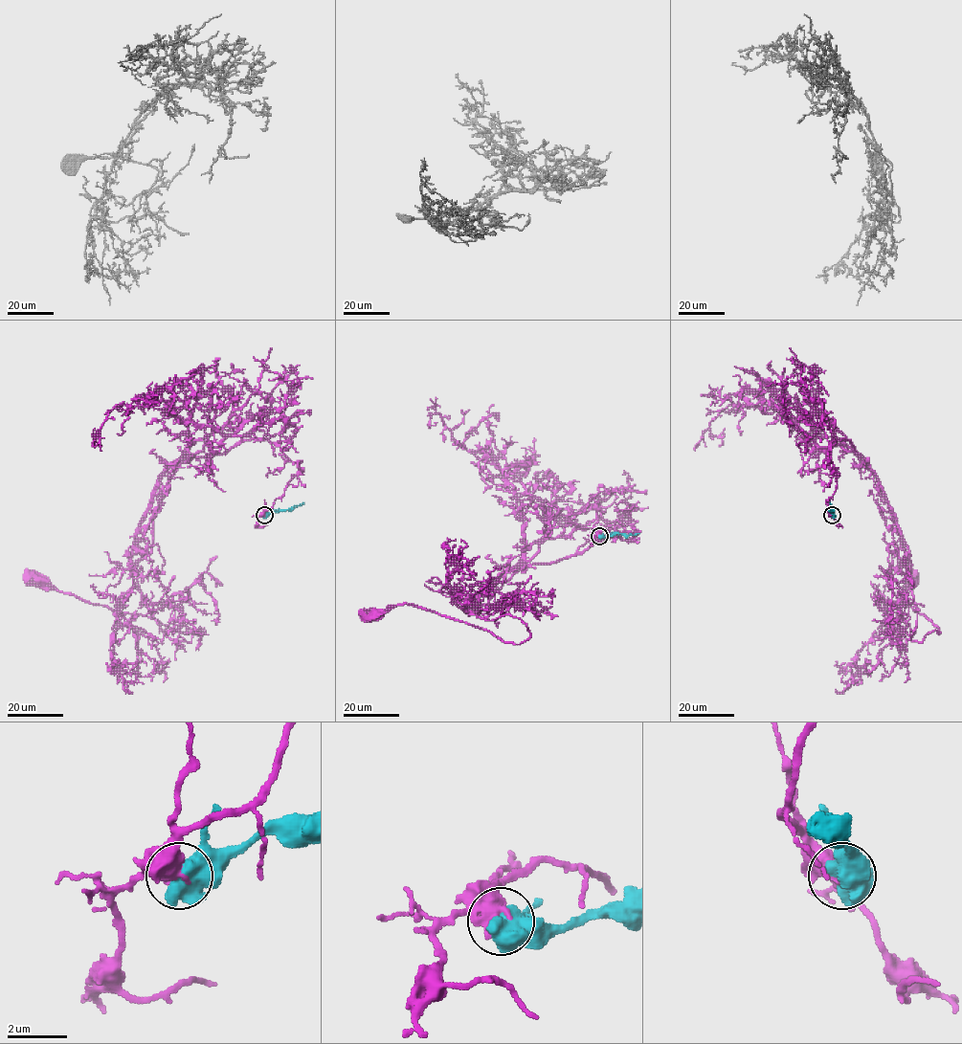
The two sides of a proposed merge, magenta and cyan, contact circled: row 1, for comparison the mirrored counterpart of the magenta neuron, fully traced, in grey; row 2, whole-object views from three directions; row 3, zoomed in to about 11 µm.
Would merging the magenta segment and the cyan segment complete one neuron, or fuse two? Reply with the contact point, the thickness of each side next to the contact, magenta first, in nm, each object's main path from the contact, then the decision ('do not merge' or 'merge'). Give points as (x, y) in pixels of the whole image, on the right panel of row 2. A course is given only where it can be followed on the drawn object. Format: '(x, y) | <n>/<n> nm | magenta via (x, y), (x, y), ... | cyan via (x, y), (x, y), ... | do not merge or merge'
(832, 515) | 700/1000 nm | magenta via (832, 516), (828, 449), (849, 440), (901, 536), (911, 640), (921, 642), (940, 632), (901, 596), (912, 578) | cyan via (832, 516), (829, 502) | do not merge

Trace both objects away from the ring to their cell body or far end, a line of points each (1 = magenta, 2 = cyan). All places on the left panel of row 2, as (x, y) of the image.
1: (263, 516), (300, 469), (267, 439), (178, 458), (162, 477), (130, 574), (167, 635), (191, 642), (33, 578)
2: (264, 516), (294, 508), (304, 502)

